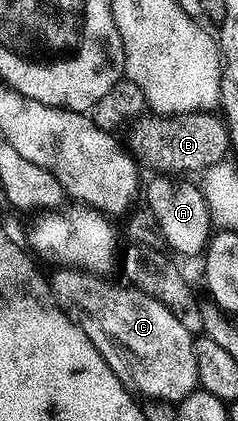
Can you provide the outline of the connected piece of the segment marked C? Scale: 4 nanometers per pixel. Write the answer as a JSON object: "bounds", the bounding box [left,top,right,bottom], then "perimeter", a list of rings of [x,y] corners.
{"bounds":[50,266,198,402],"perimeter":[[[60,266],[55,269],[56,273],[51,273],[50,283],[52,286],[51,296],[56,300],[56,305],[63,312],[75,320],[78,327],[88,335],[93,348],[97,348],[104,355],[104,361],[114,370],[114,374],[118,374],[118,378],[126,385],[133,393],[139,394],[141,397],[147,398],[152,402],[179,402],[184,400],[191,392],[197,391],[198,388],[198,366],[194,366],[194,346],[192,345],[194,336],[186,330],[186,326],[182,326],[182,322],[178,322],[178,318],[174,318],[174,314],[170,314],[170,310],[166,310],[166,306],[162,306],[162,302],[158,302],[154,298],[150,298],[145,292],[140,292],[137,288],[129,286],[127,283],[119,282],[120,284],[111,284],[108,280],[103,280],[103,275],[97,274],[92,270],[76,268],[73,266]]]}

